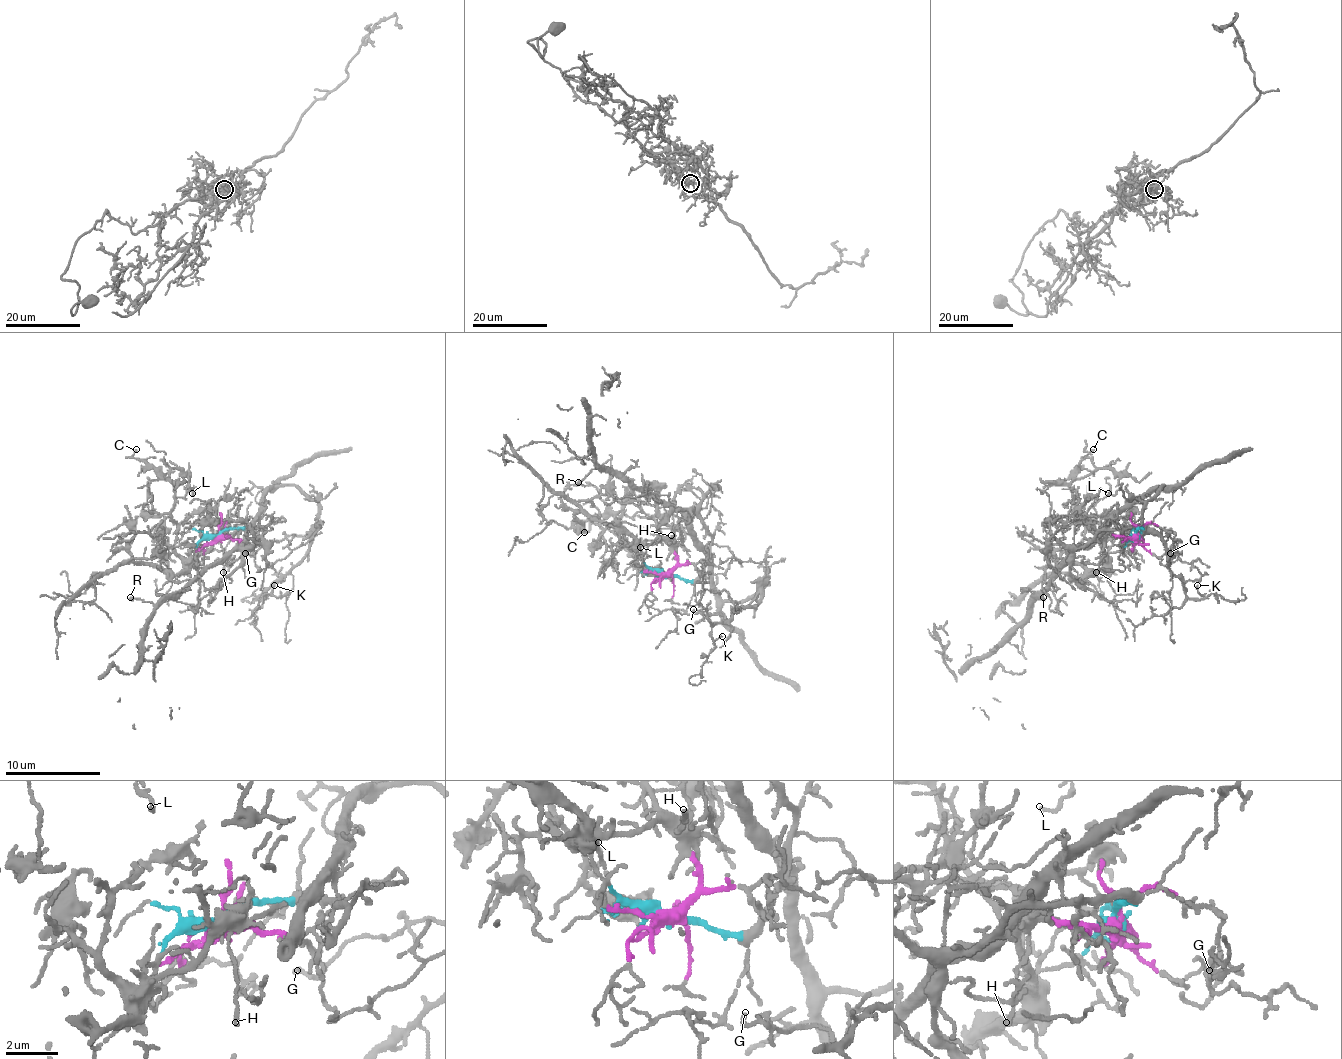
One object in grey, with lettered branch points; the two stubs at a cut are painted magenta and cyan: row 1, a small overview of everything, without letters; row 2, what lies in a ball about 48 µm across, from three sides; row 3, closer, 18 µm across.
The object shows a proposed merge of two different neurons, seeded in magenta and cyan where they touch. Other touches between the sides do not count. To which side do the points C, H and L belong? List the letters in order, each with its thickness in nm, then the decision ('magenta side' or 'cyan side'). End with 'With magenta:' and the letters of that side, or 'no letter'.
C: 110 nm thick; magenta side
H: 120 nm thick; magenta side
L: 100 nm thick; magenta side
With magenta: C, H, L

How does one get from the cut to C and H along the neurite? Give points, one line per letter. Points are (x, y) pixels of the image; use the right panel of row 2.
C: (1136, 534), (1108, 534), (1100, 542), (1105, 558), (1098, 525), (1081, 515), (1074, 504), (1072, 473), (1093, 449)
H: (1136, 534), (1110, 534), (1105, 539), (1096, 572)

